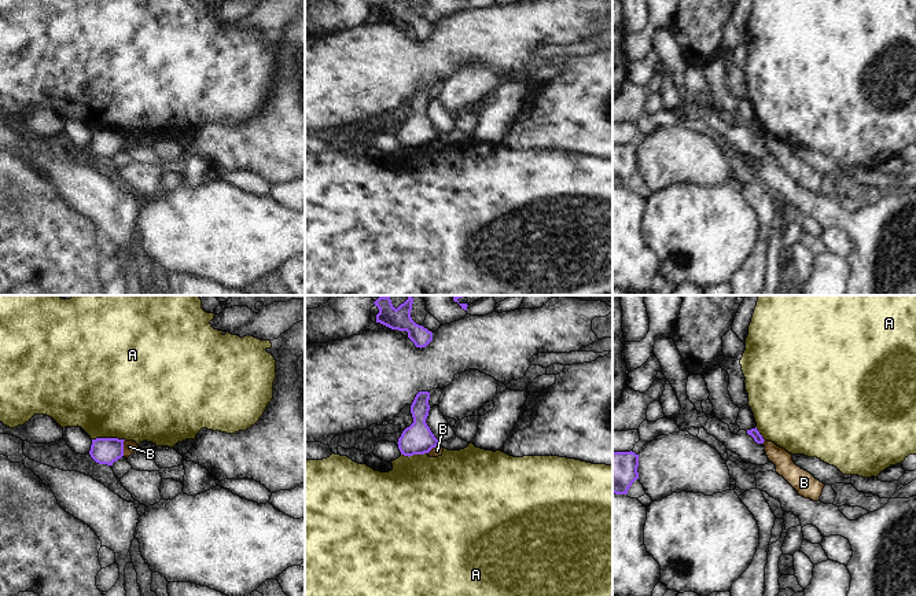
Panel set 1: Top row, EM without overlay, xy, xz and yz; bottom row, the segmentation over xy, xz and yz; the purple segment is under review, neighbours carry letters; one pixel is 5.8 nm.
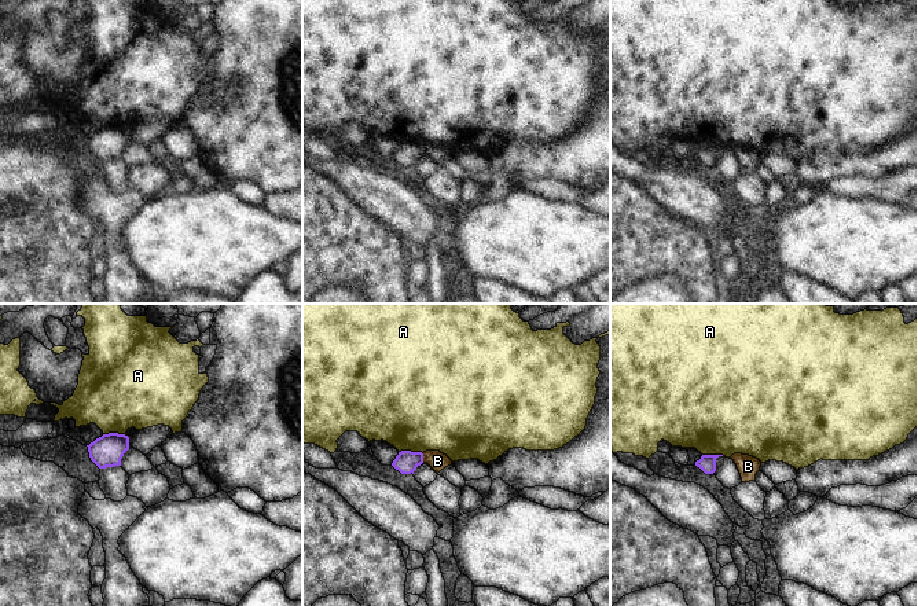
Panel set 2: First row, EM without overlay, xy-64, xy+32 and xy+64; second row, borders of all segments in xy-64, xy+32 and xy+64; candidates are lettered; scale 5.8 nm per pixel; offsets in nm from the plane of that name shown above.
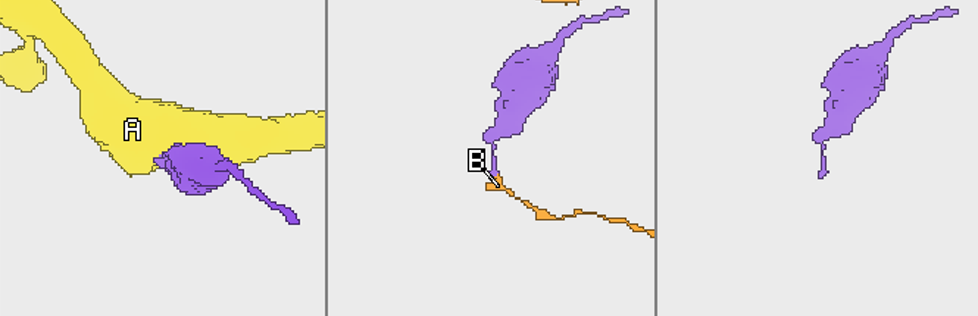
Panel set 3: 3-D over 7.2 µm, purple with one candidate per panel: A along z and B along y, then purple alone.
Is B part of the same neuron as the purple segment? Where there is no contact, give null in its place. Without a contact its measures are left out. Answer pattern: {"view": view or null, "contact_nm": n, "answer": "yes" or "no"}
{"view": "xy", "contact_nm": 100, "answer": "no"}

